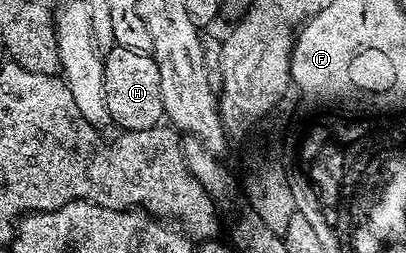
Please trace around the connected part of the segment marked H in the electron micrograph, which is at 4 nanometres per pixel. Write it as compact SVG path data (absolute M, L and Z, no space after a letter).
M115 46L105 53L102 73L104 74L104 102L108 106L110 120L118 123L117 127L121 131L148 130L157 128L163 123L164 98L160 98L160 70L150 52L137 52Z

